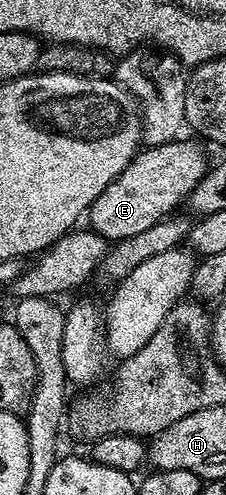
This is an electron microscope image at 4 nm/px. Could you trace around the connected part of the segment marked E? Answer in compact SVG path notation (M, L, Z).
M177 140L148 146L122 168L122 172L94 200L86 215L87 225L96 234L107 238L115 244L130 236L138 236L146 232L146 228L154 228L163 218L173 215L179 205L182 206L210 169L210 161L204 155L201 143Z

